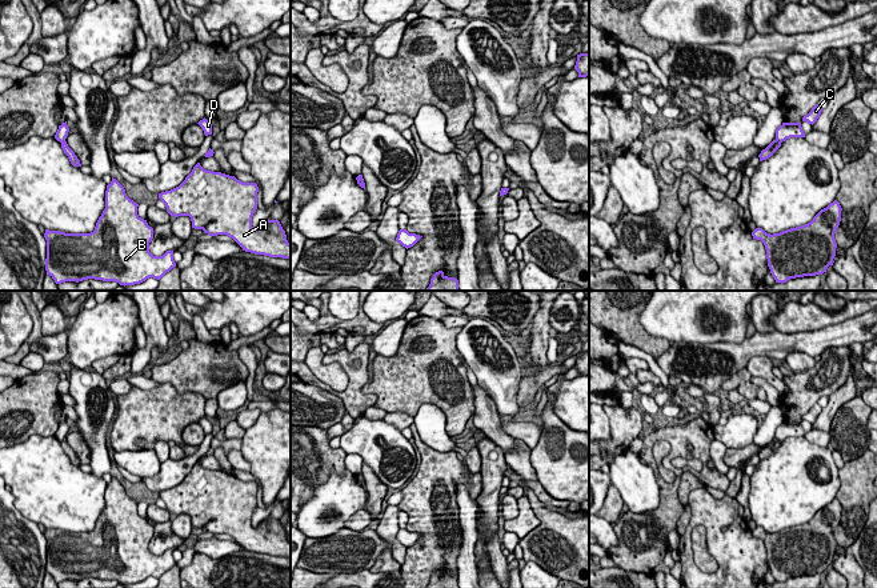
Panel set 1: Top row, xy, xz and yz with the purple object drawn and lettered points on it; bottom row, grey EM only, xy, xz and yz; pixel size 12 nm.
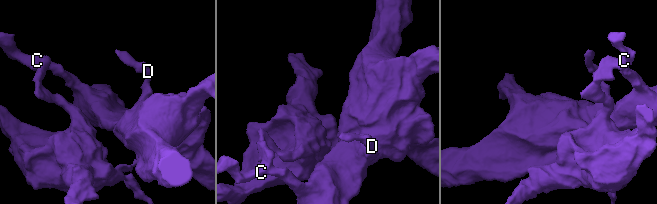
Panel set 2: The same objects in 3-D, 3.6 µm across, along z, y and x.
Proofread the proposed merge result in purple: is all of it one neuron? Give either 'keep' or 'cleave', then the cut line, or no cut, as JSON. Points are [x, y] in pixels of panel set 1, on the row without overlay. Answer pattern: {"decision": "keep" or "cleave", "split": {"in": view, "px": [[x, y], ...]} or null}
{"decision": "cleave", "split": {"in": "yz", "px": [[776, 438], [780, 442]]}}

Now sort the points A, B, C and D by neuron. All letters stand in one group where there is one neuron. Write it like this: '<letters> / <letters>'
A C D / B

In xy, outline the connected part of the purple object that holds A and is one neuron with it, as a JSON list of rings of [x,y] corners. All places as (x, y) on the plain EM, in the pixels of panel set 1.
[[[197,461],[179,485],[159,492],[159,497],[171,515],[189,515],[195,528],[227,533],[245,551],[291,557],[291,543],[279,519],[267,517],[256,528],[252,525],[257,491],[256,481],[207,469]]]

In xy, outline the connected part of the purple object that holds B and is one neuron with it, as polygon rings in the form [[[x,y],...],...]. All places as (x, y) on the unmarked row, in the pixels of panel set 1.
[[[112,476],[105,489],[105,508],[91,532],[65,532],[45,528],[47,557],[45,569],[56,583],[65,580],[83,580],[88,577],[116,580],[120,584],[135,584],[149,576],[160,579],[176,565],[173,549],[163,555],[149,551],[153,527],[137,513],[139,503],[131,499],[124,485]]]

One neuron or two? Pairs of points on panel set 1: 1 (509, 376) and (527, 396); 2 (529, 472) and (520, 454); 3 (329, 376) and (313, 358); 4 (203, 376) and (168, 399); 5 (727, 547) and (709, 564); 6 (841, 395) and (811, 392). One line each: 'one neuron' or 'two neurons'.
1: two neurons
2: one neuron
3: one neuron
4: two neurons
5: two neurons
6: two neurons

